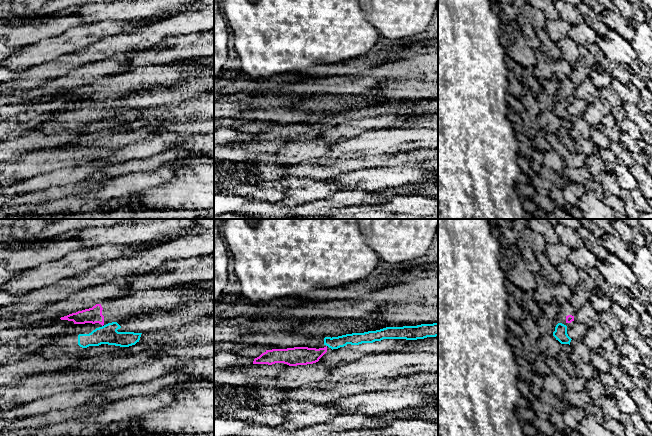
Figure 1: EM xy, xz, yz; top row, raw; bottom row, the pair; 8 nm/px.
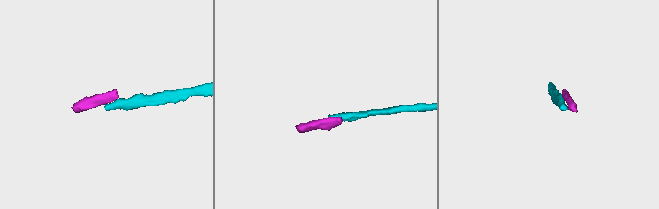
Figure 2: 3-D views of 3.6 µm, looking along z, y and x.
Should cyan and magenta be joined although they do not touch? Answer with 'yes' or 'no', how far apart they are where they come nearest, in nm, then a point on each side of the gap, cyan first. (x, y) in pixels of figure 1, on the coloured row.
no | 0 nm

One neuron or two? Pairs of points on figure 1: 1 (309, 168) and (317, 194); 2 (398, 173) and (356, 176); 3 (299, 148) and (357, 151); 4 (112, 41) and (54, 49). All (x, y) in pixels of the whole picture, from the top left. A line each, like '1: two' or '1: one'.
1: two
2: one
3: two
4: two

